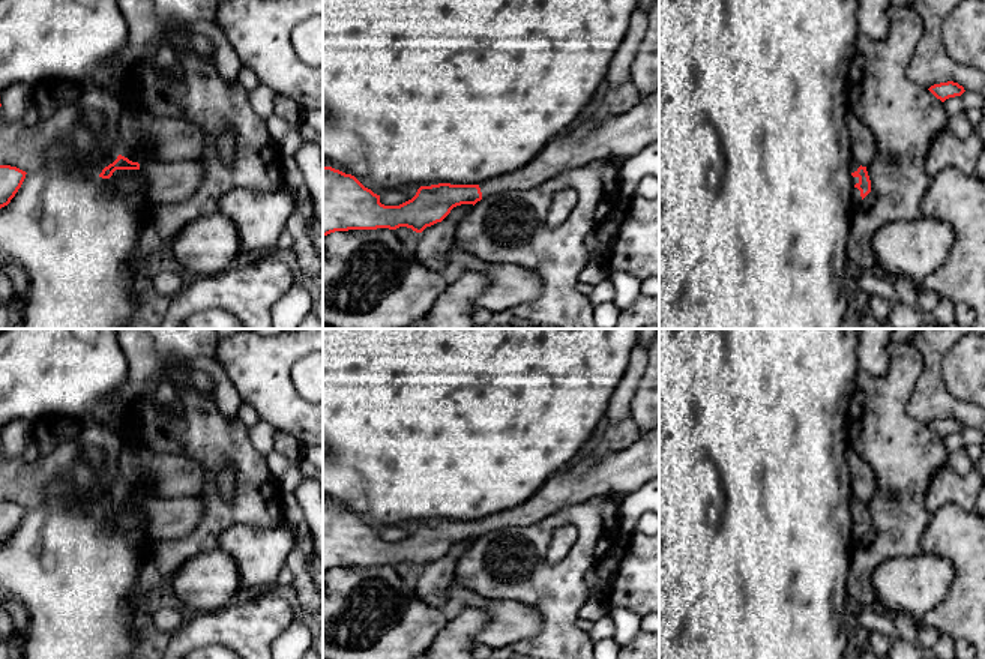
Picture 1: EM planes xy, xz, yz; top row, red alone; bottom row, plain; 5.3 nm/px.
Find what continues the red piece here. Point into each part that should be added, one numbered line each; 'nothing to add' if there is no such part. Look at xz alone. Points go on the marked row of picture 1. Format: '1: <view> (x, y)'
1: xz (623, 134)

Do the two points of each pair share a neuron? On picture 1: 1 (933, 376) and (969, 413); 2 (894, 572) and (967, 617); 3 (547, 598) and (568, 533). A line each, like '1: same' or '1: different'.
1: same
2: different
3: different

